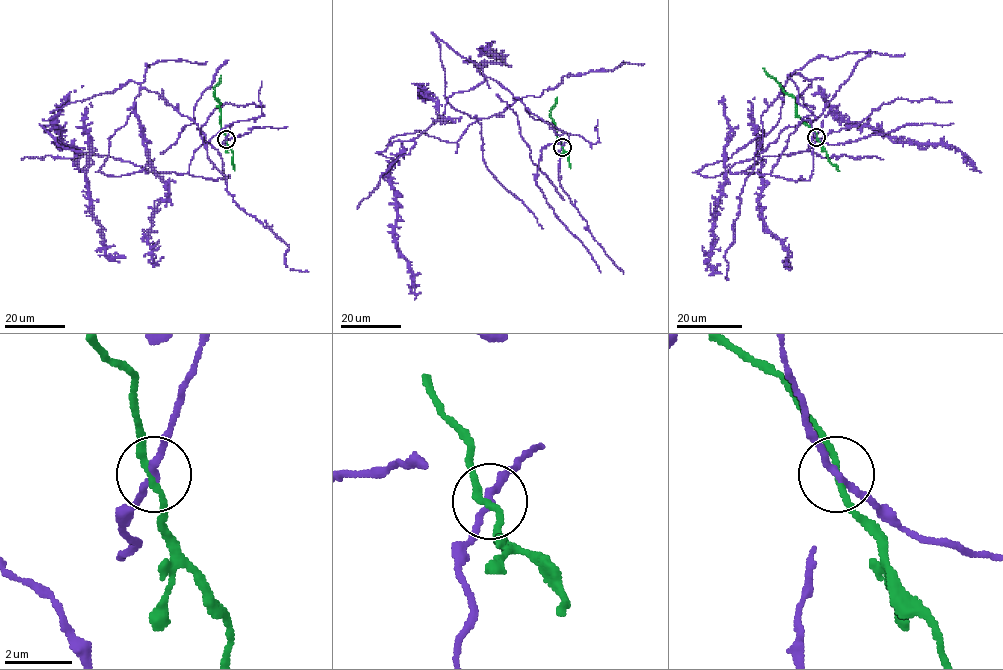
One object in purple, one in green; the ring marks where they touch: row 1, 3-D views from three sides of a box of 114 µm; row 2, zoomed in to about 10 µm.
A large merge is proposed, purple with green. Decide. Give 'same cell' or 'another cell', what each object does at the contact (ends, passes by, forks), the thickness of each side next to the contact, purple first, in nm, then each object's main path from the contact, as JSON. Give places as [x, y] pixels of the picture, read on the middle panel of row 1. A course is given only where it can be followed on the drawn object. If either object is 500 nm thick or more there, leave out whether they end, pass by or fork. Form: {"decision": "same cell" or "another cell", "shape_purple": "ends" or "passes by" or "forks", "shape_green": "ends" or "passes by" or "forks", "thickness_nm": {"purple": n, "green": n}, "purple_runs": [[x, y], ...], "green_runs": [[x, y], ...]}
{"decision": "another cell", "shape_purple": "passes by", "shape_green": "passes by", "thickness_nm": {"purple": 190, "green": 180}, "purple_runs": [[562, 146], [568, 134], [534, 120], [436, 37], [446, 100], [477, 118], [538, 97], [562, 78], [645, 64]], "green_runs": [[562, 146], [550, 116], [557, 97]]}

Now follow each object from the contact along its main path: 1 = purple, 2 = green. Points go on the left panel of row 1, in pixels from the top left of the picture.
1: (226, 139), (233, 123), (185, 174), (100, 171), (141, 88), (156, 92), (289, 247), (286, 266), (309, 272)
2: (226, 139), (220, 124), (219, 104), (214, 95), (221, 75)

